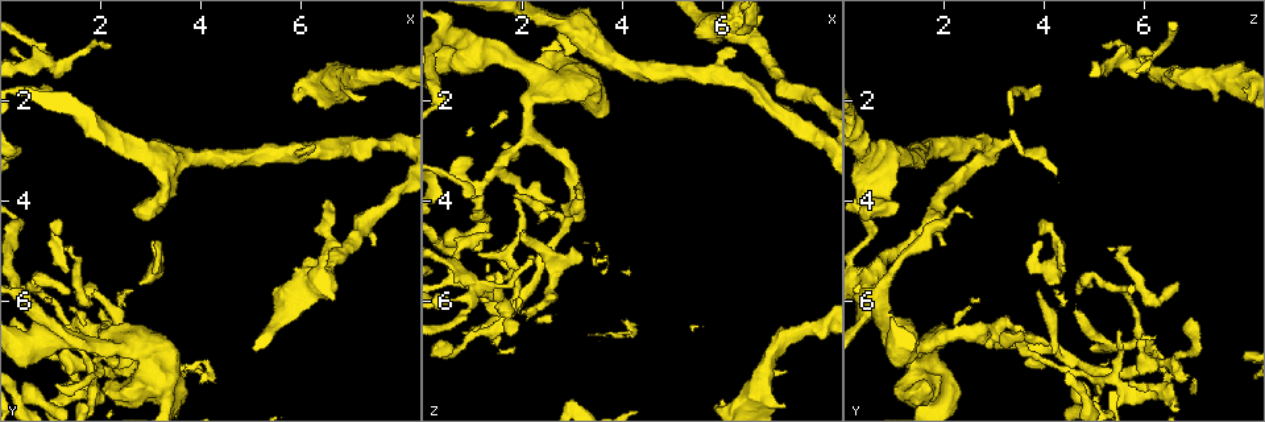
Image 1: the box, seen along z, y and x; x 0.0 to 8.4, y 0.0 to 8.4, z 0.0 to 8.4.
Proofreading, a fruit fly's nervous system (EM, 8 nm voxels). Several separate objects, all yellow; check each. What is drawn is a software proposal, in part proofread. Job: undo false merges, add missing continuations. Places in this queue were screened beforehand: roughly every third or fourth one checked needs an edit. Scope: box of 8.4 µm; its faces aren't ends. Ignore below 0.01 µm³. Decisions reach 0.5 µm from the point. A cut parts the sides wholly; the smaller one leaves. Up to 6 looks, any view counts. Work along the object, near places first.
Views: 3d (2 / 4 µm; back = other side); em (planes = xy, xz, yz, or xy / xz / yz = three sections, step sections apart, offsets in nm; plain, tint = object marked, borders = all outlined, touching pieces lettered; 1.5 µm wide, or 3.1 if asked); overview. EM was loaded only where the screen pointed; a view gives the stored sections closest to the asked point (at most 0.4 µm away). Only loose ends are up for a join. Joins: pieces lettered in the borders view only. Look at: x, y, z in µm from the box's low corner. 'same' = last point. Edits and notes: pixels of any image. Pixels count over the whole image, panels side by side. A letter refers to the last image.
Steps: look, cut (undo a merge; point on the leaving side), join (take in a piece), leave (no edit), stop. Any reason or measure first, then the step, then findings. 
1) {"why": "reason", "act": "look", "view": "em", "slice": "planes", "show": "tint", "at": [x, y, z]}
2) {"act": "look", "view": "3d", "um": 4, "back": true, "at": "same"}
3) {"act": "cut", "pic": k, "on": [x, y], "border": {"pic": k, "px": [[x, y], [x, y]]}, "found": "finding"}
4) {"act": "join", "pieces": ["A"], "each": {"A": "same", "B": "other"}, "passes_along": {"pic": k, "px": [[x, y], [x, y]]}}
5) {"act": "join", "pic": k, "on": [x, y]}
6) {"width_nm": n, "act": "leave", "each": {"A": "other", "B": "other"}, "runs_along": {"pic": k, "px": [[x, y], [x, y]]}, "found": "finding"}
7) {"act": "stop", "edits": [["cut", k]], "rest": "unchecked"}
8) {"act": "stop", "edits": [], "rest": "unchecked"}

{"act": "look", "view": "3d", "um": 4, "at": [2.85, 4.05, 1.10]}

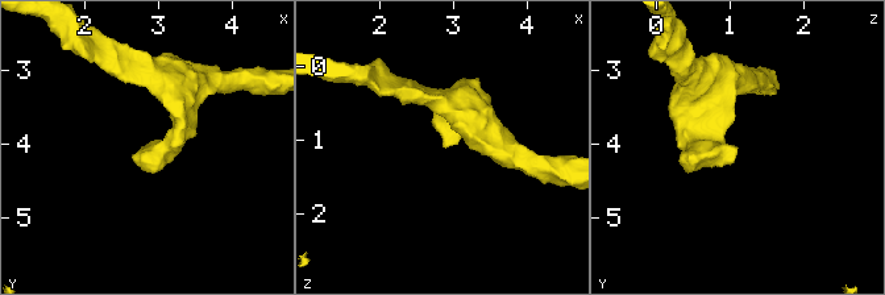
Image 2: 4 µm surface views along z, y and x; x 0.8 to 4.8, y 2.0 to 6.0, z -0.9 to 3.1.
{"act": "look", "view": "em", "slice": "planes", "show": "plain", "at": [2.85, 4.05, 1.05]}

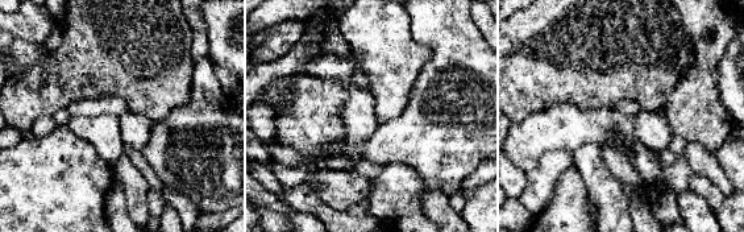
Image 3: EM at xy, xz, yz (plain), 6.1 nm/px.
{"why": "see the neighbours", "act": "look", "view": "em", "slice": "planes", "show": "borders", "at": "same"}

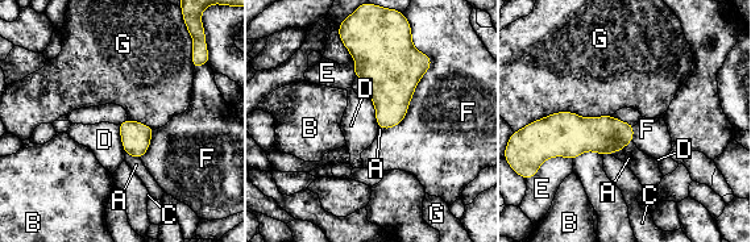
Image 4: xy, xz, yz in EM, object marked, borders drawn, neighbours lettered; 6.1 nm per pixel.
{"act": "leave", "each": {"A": "other", "B": "other", "C": "other", "D": "other", "E": "other", "F": "other", "G": "other"}, "border": {"pic": 4, "px": [[117, 125], [121, 147], [125, 153]]}, "found": "none of them fits"}

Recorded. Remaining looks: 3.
{"why": "a narrow waist", "act": "look", "view": "em", "slice": "planes", "show": "tint", "at": [1.90, 6.85, 1.25]}

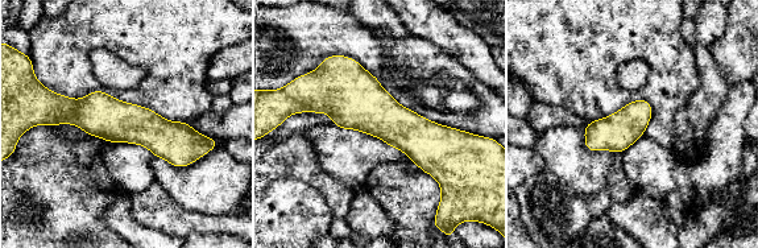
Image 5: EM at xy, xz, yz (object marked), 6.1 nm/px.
{"why": "what lies round it", "act": "look", "view": "em", "slice": "planes", "show": "borders", "at": "same"}

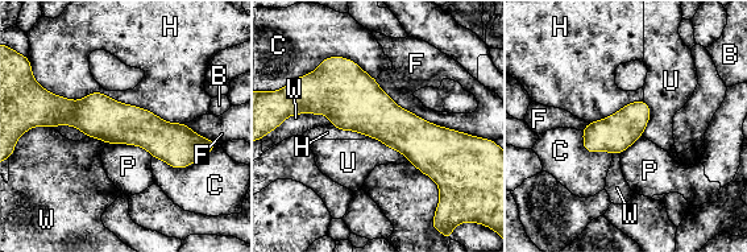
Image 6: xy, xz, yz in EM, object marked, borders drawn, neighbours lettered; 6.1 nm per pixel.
{"act": "leave", "each": {"B": "other", "C": "other", "F": "other", "H": "other", "P": "other", "U": "other", "W": "other"}, "runs_along": {"pic": 6, "px": [[322, 108], [476, 140]]}, "found": "continuous, no second neuron"}

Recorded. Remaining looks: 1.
{"act": "stop", "edits": [], "rest": "unchecked"}

